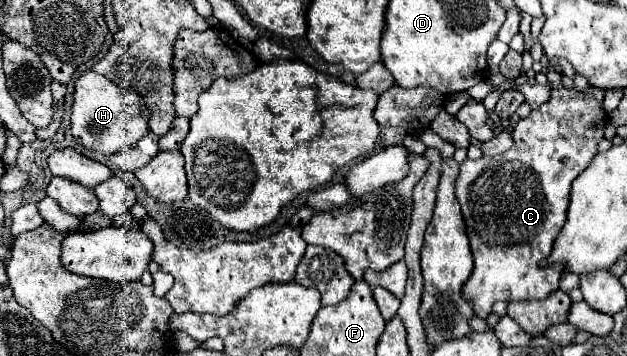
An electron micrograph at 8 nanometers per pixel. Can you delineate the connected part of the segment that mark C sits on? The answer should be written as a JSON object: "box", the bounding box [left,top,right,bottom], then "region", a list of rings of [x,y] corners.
{"box":[457,86,607,318],"region":[[[565,86],[561,88],[555,88],[551,90],[551,96],[547,100],[547,104],[539,106],[537,110],[531,112],[529,118],[523,118],[517,122],[515,130],[513,130],[513,146],[501,154],[501,156],[481,156],[479,160],[465,160],[461,164],[461,174],[457,178],[457,198],[459,198],[459,204],[461,204],[461,210],[463,210],[463,218],[465,218],[465,224],[467,224],[467,236],[469,236],[469,242],[471,242],[471,252],[473,252],[473,258],[475,258],[475,268],[473,268],[473,274],[469,276],[469,280],[463,284],[463,296],[465,300],[471,302],[471,308],[475,312],[475,316],[479,318],[487,318],[491,314],[491,308],[497,300],[503,300],[503,302],[509,302],[509,300],[533,300],[533,298],[547,298],[553,290],[559,288],[559,280],[561,280],[561,274],[563,274],[563,266],[561,264],[553,264],[553,266],[547,266],[547,268],[539,268],[539,260],[545,260],[553,248],[553,242],[559,234],[559,230],[563,228],[565,220],[567,220],[567,208],[569,208],[569,194],[571,194],[571,182],[589,166],[589,162],[593,160],[593,156],[597,154],[597,144],[605,138],[603,136],[603,130],[605,130],[605,124],[607,124],[607,112],[603,110],[603,98],[605,98],[605,90],[601,88],[595,88],[595,86],[589,86],[585,92],[579,92],[575,86],[569,90]]]}

